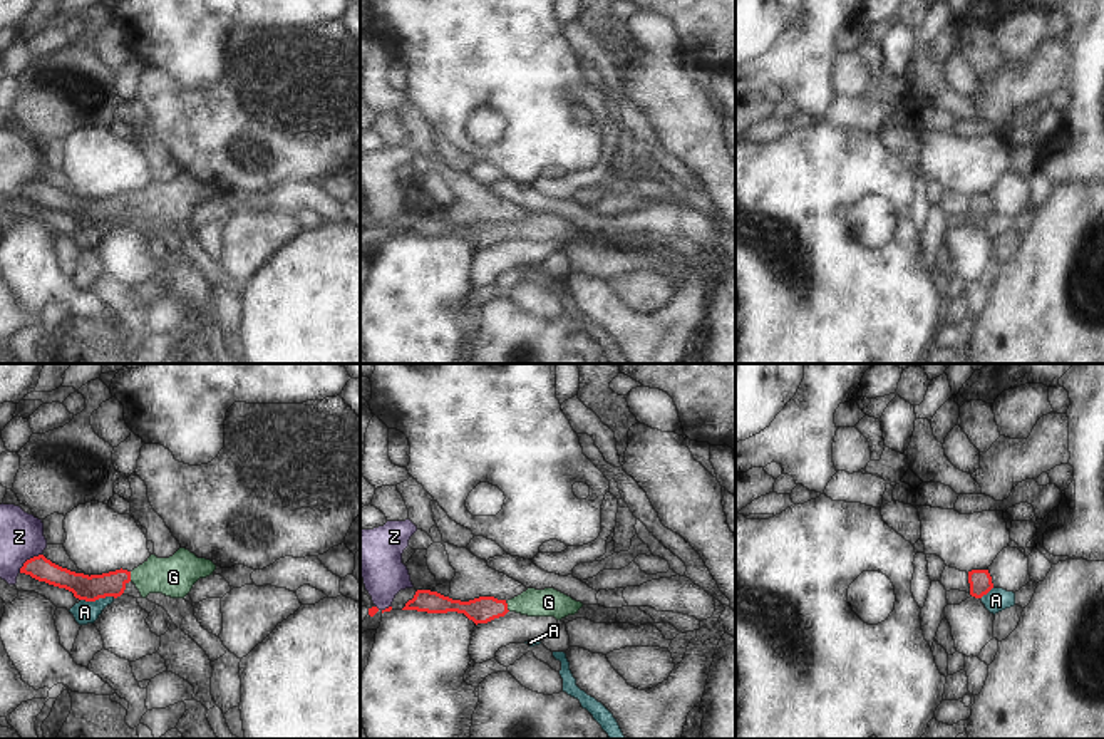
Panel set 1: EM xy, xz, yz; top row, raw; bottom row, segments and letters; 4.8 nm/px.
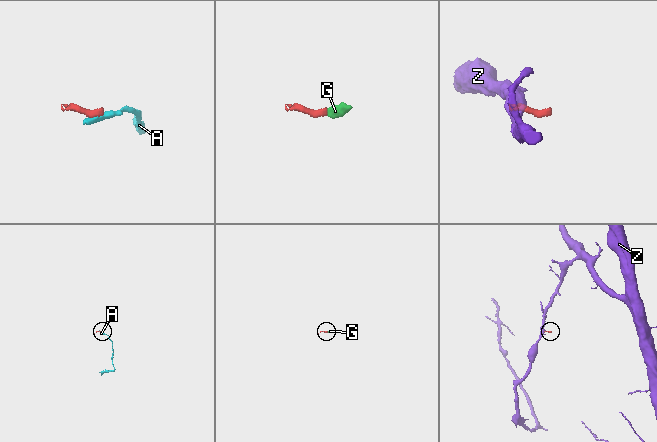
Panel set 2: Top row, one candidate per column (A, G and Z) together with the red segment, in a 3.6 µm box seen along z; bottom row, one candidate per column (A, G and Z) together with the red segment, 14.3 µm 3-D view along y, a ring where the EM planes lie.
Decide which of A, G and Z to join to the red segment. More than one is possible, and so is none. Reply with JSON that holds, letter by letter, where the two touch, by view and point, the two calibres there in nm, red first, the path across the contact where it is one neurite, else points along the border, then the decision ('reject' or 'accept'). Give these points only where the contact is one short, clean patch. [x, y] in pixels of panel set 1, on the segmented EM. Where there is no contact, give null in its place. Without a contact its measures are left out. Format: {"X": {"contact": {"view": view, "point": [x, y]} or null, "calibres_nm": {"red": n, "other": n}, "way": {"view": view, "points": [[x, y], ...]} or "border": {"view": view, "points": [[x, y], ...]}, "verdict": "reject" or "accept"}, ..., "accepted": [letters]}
{"A": {"contact": {"view": "xy", "point": [98, 599]}, "calibres_nm": {"red": 120, "other": 110}, "border": {"view": "xy", "points": [[114, 597], [81, 600]]}, "verdict": "reject"}, "G": {"contact": {"view": "xy", "point": [129, 577]}, "calibres_nm": {"red": 120, "other": 190}, "way": {"view": "xy", "points": [[113, 583], [121, 577], [129, 577], [173, 577]]}, "verdict": "accept"}, "Z": {"contact": {"view": "xy", "point": [27, 560]}, "calibres_nm": {"red": 120, "other": 200}, "border": {"view": "xy", "points": [[41, 553], [29, 558], [19, 572]]}, "verdict": "reject"}, "accepted": ["G"]}

